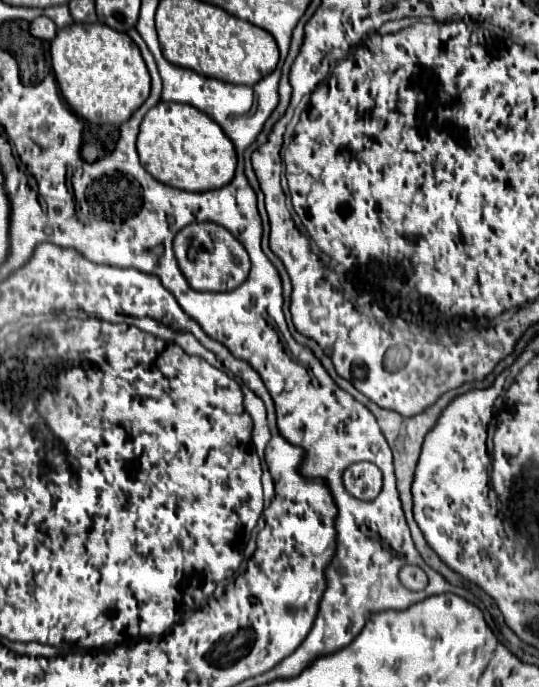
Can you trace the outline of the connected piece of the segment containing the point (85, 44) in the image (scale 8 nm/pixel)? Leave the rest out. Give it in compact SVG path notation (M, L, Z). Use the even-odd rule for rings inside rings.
M72 23L60 29L50 45L50 59L60 93L82 119L102 125L122 125L148 99L150 73L136 43L104 23Z

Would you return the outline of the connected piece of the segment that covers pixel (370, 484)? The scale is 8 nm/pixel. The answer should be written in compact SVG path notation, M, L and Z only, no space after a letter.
M354 463L344 471L346 491L362 501L372 501L382 491L382 473L374 463Z

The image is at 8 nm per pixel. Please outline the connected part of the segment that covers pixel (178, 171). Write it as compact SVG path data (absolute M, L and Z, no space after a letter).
M160 101L152 107L138 133L138 155L144 169L160 183L184 191L224 187L236 169L236 151L216 121L192 105Z

